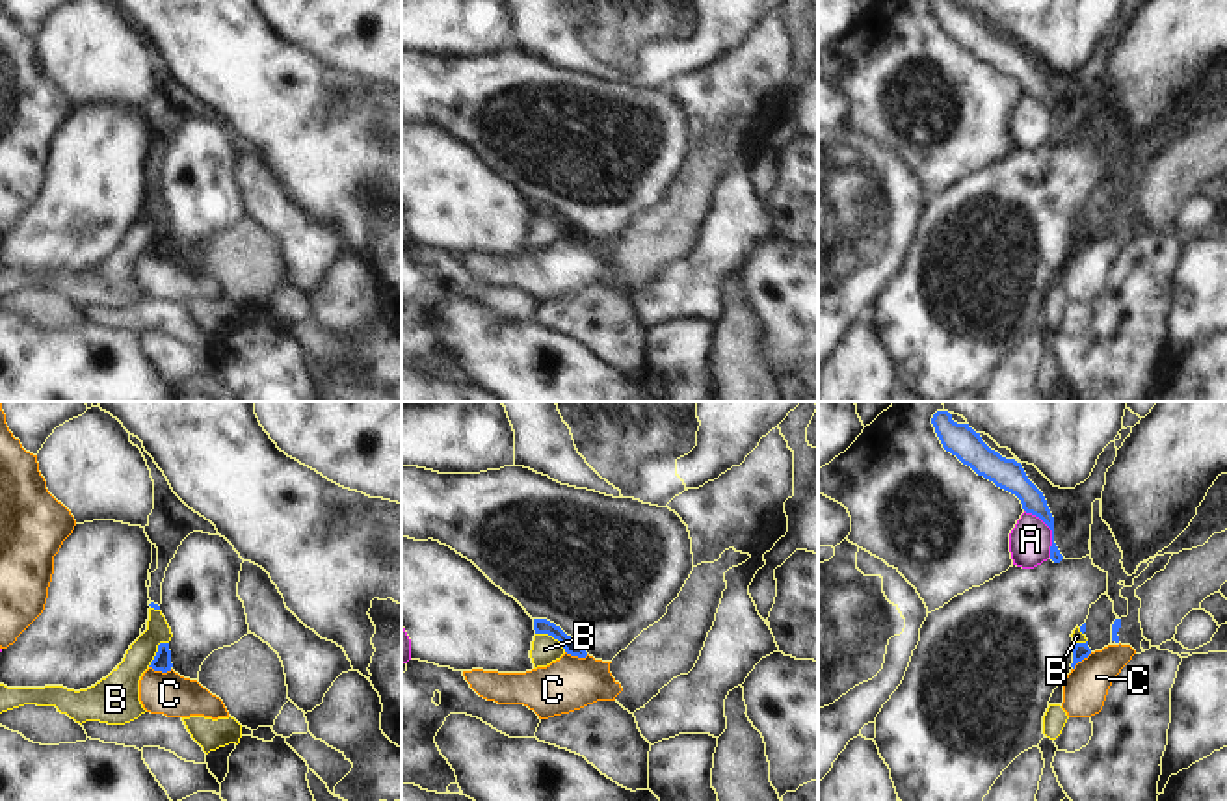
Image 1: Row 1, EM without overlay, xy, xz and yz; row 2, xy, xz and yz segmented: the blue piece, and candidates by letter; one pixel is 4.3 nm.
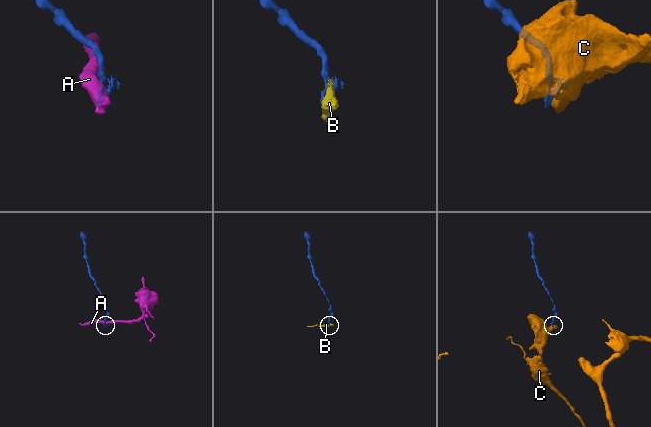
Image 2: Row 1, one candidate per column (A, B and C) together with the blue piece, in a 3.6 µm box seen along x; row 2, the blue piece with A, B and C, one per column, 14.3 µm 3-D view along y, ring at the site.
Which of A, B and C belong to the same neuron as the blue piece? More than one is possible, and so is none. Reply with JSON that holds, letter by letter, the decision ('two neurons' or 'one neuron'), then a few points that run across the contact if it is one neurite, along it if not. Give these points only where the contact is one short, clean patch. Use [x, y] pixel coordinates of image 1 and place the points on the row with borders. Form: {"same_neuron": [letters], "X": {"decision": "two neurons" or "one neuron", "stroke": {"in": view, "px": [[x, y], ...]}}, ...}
{"same_neuron": ["B"], "A": {"decision": "two neurons", "stroke": {"in": "yz", "px": [[1025, 510], [1034, 513], [1051, 530], [1051, 556]]}}, "B": {"decision": "one neuron"}, "C": {"decision": "two neurons", "stroke": {"in": "xy", "px": [[149, 666], [160, 671], [171, 669]]}}}

